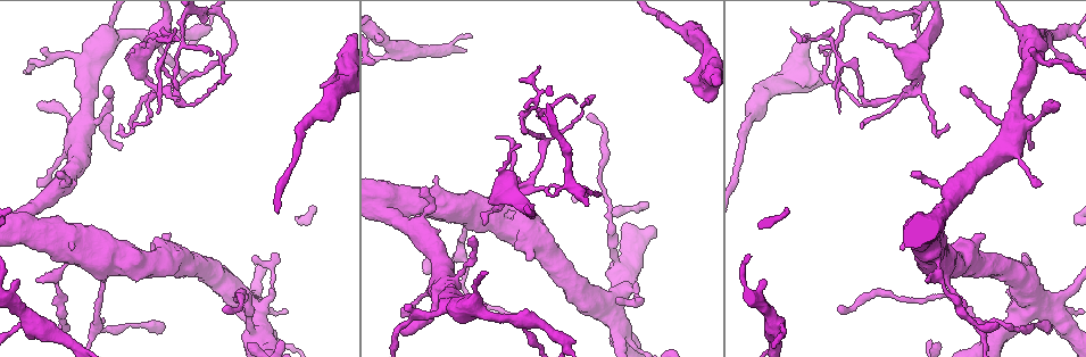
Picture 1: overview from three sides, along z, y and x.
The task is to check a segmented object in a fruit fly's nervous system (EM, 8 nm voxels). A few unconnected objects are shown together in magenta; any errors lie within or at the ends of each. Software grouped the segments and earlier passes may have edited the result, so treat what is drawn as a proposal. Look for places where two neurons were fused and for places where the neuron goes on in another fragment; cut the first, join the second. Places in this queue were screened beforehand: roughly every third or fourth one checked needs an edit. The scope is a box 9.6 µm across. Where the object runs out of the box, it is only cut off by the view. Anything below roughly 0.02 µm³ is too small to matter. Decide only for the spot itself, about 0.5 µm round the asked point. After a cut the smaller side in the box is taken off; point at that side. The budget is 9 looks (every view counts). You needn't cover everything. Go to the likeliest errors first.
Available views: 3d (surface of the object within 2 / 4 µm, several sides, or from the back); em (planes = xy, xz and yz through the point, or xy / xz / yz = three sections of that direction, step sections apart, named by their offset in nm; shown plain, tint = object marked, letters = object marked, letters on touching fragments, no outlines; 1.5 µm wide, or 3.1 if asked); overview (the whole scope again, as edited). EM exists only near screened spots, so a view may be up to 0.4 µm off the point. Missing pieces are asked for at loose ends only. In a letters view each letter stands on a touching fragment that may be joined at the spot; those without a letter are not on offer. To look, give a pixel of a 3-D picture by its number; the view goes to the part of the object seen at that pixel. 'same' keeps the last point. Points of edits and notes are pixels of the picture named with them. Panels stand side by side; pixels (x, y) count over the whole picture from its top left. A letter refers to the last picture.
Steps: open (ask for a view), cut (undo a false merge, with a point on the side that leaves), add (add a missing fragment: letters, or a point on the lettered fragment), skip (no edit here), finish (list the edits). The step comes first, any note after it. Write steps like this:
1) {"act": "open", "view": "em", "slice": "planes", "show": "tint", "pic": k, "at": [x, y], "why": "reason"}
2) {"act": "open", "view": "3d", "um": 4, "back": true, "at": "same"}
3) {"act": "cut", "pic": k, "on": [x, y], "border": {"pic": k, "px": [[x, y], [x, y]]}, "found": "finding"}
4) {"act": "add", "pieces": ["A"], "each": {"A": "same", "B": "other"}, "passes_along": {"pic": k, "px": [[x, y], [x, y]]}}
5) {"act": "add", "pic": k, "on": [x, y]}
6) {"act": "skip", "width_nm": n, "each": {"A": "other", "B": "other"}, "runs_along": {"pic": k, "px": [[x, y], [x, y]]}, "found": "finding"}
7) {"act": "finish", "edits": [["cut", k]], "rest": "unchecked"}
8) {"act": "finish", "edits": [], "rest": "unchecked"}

{"act": "open", "view": "em", "slice": "planes", "show": "letters", "pic": 1, "at": [320, 86], "why": "an open end"}

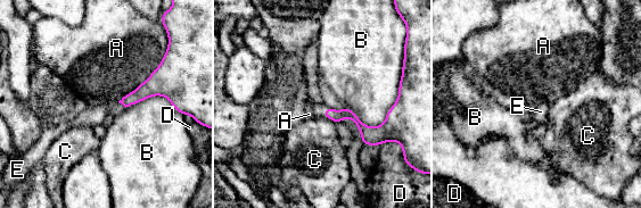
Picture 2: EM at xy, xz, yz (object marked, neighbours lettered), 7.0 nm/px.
{"act": "add", "pieces": ["E"], "each": {"A": "other", "B": "other", "C": "other", "D": "other", "E": "same"}, "passes_along": {"pic": 2, "px": [[334, 115], [325, 110], [318, 109]]}, "found": "it goes on there"}

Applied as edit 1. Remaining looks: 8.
{"act": "open", "view": "3d", "um": 4, "back": true, "pic": 1, "at": [484, 223], "why": "an open end"}

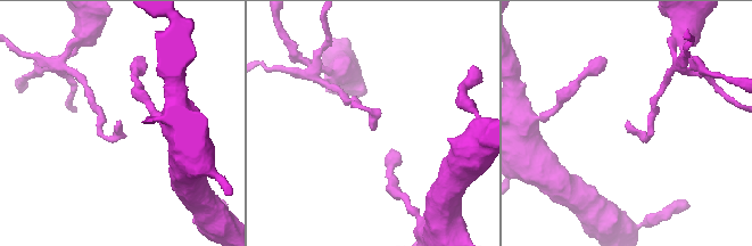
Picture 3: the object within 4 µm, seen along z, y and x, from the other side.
{"act": "open", "view": "em", "slice": "xz", "step": 8, "show": "letters", "pic": 3, "at": [629, 123]}

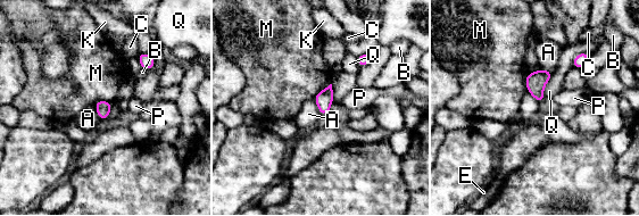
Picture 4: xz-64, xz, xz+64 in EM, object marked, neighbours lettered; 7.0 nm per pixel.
{"act": "open", "view": "em", "slice": "planes", "show": "letters", "at": "same"}

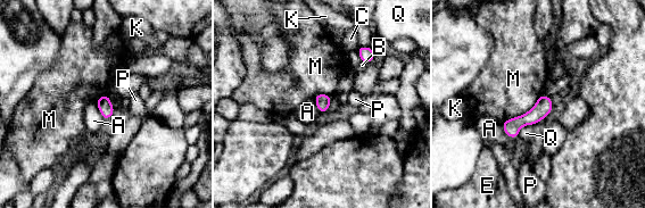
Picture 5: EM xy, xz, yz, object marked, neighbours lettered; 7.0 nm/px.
{"act": "skip", "width_nm": 100, "each": {"A": "other", "B": "other", "C": "other", "E": "other", "K": "other", "M": "other", "P": "other", "Q": "other"}, "border": {"pic": 5, "px": [[543, 93], [527, 111], [502, 124]]}, "found": "none of them fits"}

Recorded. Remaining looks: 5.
{"act": "open", "view": "3d", "um": 2, "pic": 1, "at": [910, 175], "why": "an open end"}

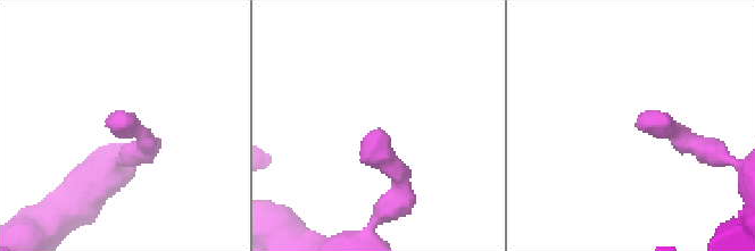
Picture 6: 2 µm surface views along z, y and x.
{"act": "open", "view": "em", "slice": "planes", "show": "tint", "pic": 6, "at": [121, 125]}

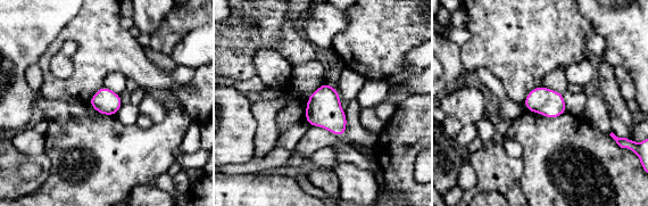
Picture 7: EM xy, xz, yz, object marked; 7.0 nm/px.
{"act": "open", "view": "em", "slice": "planes", "show": "letters", "at": "same"}

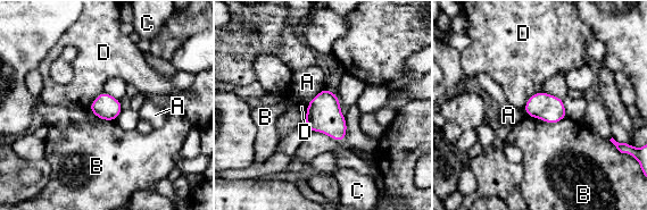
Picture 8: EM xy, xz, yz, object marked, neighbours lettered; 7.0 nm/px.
{"act": "skip", "width_nm": 180, "each": {"A": "other", "B": "other", "C": "other", "D": "other"}, "border": {"pic": 8, "px": [[528, 115], [548, 123], [566, 117]]}, "found": "no lettered fragment goes on from it"}

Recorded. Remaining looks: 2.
{"act": "open", "view": "em", "slice": "planes", "show": "tint", "pic": 1, "at": [827, 75], "why": "abrupt turn"}

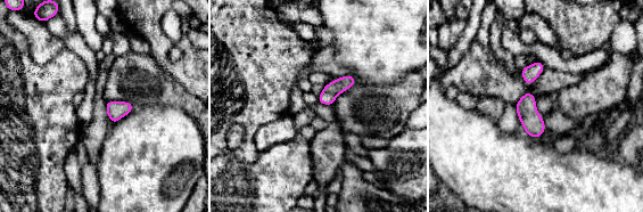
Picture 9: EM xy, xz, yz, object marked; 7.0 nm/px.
{"act": "open", "view": "em", "slice": "planes", "show": "letters", "at": "same", "why": "what lies round it"}

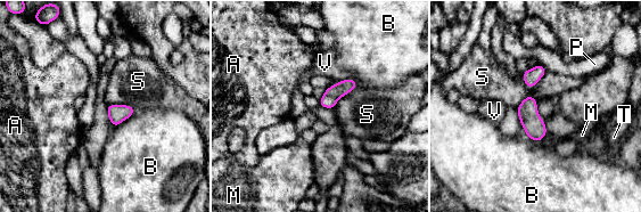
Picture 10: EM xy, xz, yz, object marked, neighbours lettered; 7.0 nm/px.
{"act": "skip", "each": {"A": "other", "B": "other", "M": "other", "P": "other", "S": "other", "T": "other", "V": "other"}, "border": {"pic": 10, "px": [[547, 71], [531, 89], [526, 88]]}, "found": "all the same neuron"}

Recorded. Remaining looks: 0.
{"act": "finish", "edits": [["add", 2]], "rest": "unchecked"}

